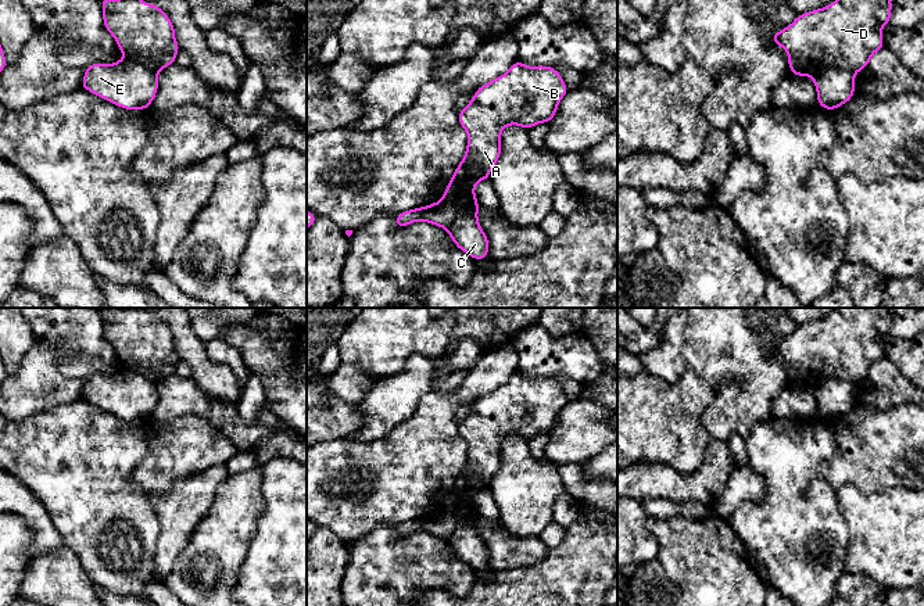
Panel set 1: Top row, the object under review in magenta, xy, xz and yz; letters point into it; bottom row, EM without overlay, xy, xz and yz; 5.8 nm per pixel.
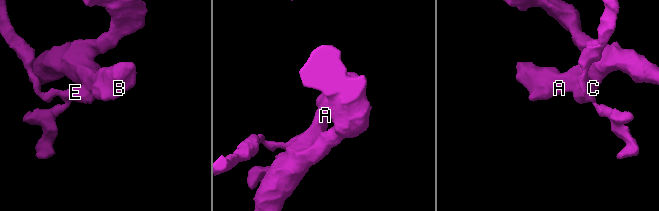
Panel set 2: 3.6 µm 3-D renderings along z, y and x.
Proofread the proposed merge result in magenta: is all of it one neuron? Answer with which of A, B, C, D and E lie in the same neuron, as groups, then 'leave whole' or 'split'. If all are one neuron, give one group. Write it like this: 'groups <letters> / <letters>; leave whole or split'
groups A B C D / E; split

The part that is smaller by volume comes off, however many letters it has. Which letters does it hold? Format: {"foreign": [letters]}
{"foreign": ["A", "B", "C", "D"]}

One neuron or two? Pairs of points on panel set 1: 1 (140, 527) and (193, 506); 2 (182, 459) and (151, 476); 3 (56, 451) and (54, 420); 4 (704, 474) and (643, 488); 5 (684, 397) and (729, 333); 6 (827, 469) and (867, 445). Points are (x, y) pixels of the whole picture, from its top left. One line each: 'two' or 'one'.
1: two
2: one
3: one
4: one
5: two
6: one

